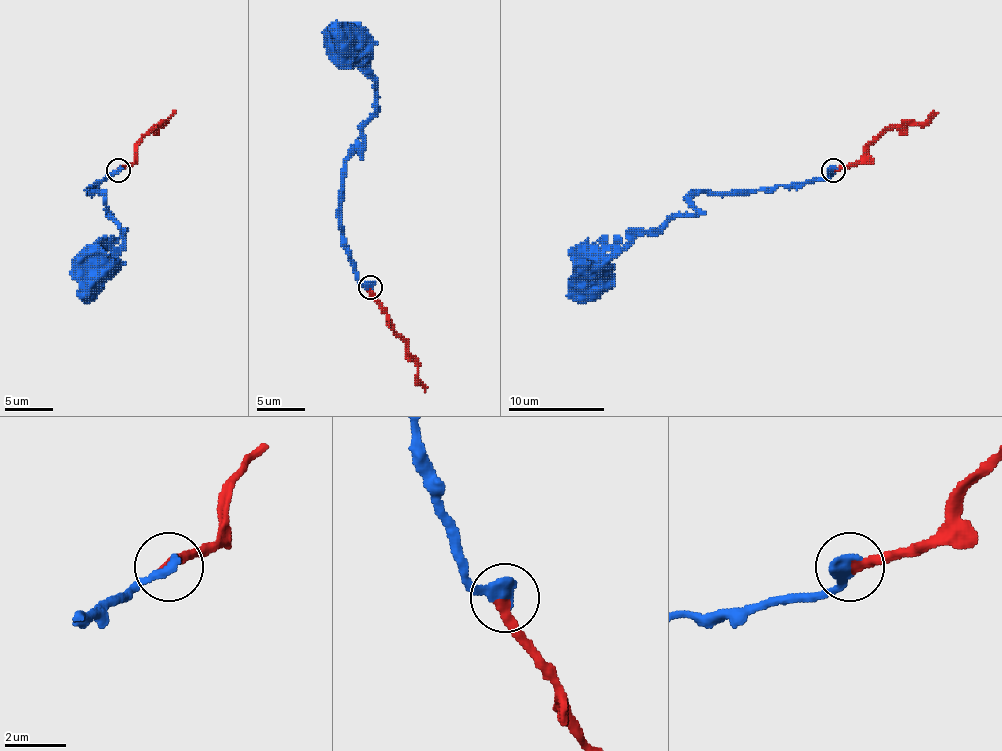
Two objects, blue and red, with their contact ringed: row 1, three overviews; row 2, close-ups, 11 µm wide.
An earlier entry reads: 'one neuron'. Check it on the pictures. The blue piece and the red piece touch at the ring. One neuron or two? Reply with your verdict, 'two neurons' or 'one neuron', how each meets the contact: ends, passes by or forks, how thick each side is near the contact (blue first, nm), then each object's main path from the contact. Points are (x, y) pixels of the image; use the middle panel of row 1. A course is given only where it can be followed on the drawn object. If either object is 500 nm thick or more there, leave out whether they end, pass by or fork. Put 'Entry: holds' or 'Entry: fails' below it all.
one neuron; blue ends; red ends; calibres 400 and 280 nm; course blue (370, 286), (358, 279), (341, 226), (343, 159), (363, 147), (363, 126), (375, 111), (375, 80), (351, 46); course red (370, 286), (372, 298), (382, 308), (387, 322), (406, 344), (406, 354), (418, 368), (418, 382), (425, 392)
Entry: holds

